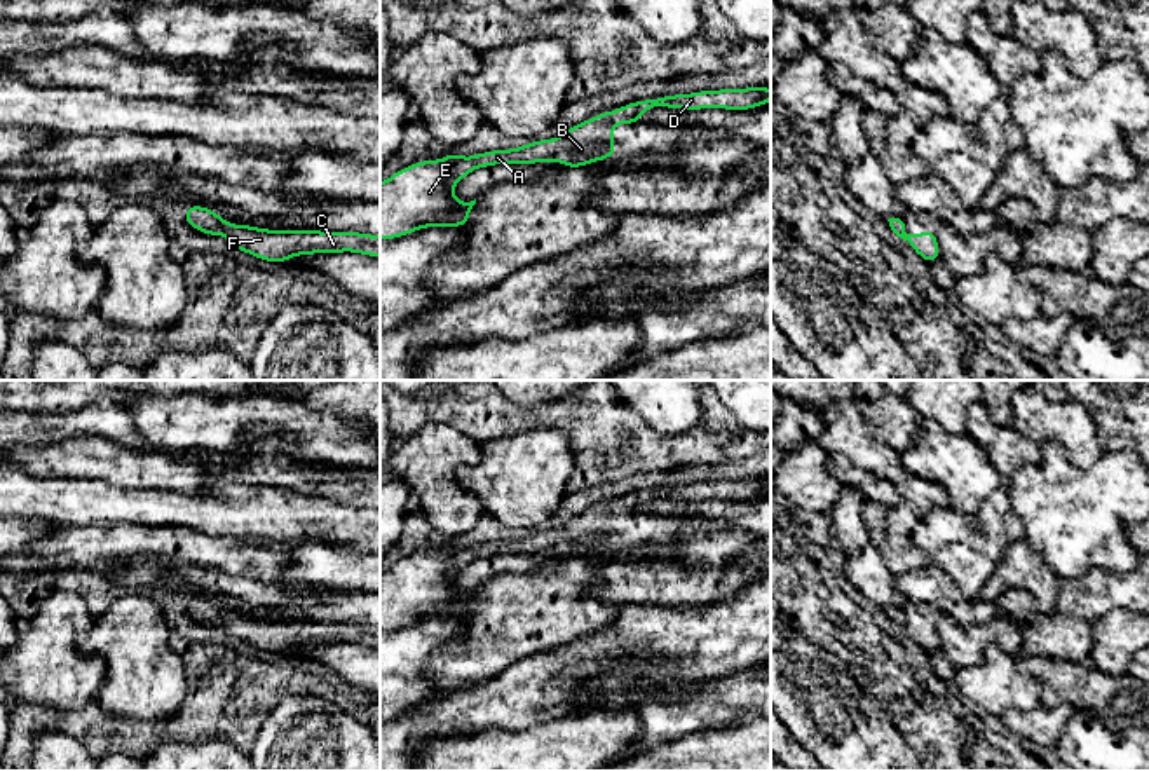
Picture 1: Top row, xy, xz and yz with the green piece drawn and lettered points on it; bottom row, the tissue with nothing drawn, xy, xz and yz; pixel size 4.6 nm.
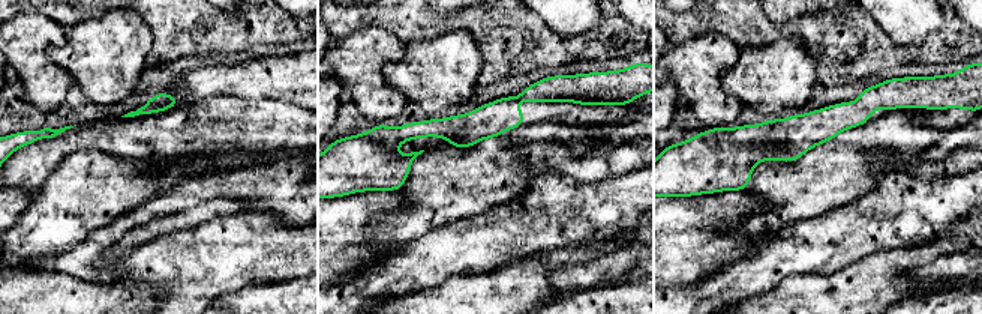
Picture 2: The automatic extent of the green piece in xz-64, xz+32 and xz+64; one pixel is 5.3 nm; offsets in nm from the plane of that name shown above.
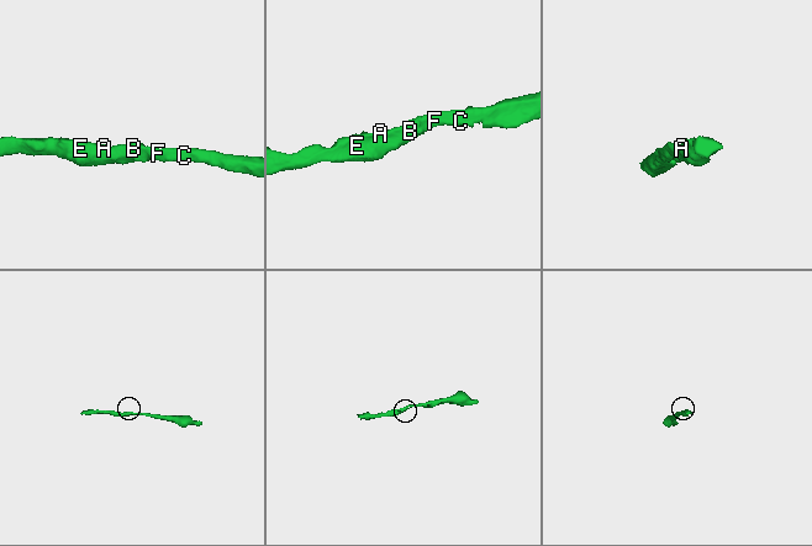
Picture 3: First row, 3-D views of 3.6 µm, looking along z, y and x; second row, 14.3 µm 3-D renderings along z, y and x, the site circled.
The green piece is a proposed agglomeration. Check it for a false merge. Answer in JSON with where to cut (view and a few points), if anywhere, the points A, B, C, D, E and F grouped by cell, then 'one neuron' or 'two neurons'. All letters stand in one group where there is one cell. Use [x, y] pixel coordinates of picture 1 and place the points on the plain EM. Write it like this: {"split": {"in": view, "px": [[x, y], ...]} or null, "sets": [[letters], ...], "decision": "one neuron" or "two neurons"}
{"split": null, "sets": [["A", "B", "C", "D", "E", "F"]], "decision": "one neuron"}

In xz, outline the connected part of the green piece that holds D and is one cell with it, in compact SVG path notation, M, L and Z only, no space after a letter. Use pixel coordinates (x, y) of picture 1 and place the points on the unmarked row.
M753 476L739 481L697 481L692 485L670 485L645 488L624 495L614 502L572 516L565 525L553 530L530 532L527 537L509 541L488 541L473 548L450 542L439 551L420 551L396 562L380 574L380 631L405 628L425 617L464 617L476 595L459 593L452 581L464 567L478 558L493 555L535 555L561 551L563 558L586 558L589 553L612 549L615 515L642 515L640 506L654 497L659 499L727 499L743 502L771 492L767 476Z

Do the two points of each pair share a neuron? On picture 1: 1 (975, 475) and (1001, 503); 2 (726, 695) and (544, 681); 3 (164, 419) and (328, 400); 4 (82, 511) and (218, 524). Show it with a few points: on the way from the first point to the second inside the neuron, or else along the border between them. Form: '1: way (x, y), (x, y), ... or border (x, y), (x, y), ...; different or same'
1: border (1005, 482), (975, 511), (956, 511); different
2: border (640, 679), (625, 684), (604, 677), (571, 712); different
3: border (286, 398), (297, 398), (344, 419); different
4: way (115, 508), (178, 508), (185, 511); same

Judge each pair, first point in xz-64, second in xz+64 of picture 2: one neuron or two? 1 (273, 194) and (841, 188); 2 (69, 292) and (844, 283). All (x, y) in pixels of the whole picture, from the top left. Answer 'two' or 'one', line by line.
1: two
2: one

